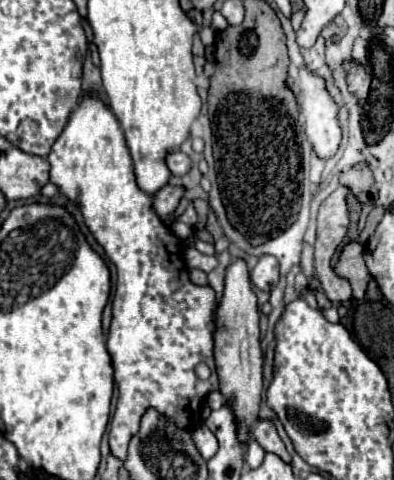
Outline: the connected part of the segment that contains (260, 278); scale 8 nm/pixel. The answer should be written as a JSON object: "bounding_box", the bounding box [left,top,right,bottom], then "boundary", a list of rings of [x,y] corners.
{"bounding_box":[250,255,280,293],"boundary":[[[264,255],[258,259],[254,271],[250,273],[250,279],[252,283],[260,289],[260,291],[266,291],[270,293],[276,285],[278,285],[278,279],[280,279],[280,273],[278,273],[278,261],[270,255]]]}

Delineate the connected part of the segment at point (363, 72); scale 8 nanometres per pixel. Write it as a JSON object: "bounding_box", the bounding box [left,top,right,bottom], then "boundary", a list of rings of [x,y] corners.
{"bounding_box":[346,61,372,105],"boundary":[[[348,61],[346,63],[346,71],[348,71],[348,83],[350,83],[350,91],[360,99],[360,105],[366,103],[368,93],[370,93],[370,81],[372,81],[372,73],[364,67],[360,67],[356,61]]]}

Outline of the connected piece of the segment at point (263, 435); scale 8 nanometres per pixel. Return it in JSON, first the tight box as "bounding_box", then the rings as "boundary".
{"bounding_box":[252,421,290,463],"boundary":[[[260,421],[260,423],[256,423],[256,425],[252,427],[252,433],[254,433],[256,441],[264,447],[266,453],[274,453],[274,455],[278,455],[284,463],[290,463],[290,455],[288,455],[284,443],[280,441],[280,437],[278,437],[276,427],[274,427],[272,421]]]}

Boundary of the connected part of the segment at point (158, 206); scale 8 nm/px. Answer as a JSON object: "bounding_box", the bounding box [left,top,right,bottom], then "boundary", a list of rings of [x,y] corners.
{"bounding_box":[154,185,184,223],"boundary":[[[166,185],[162,187],[162,191],[158,191],[158,195],[154,195],[154,209],[158,211],[162,221],[172,223],[172,213],[182,197],[184,197],[184,187],[174,187],[174,185]]]}

